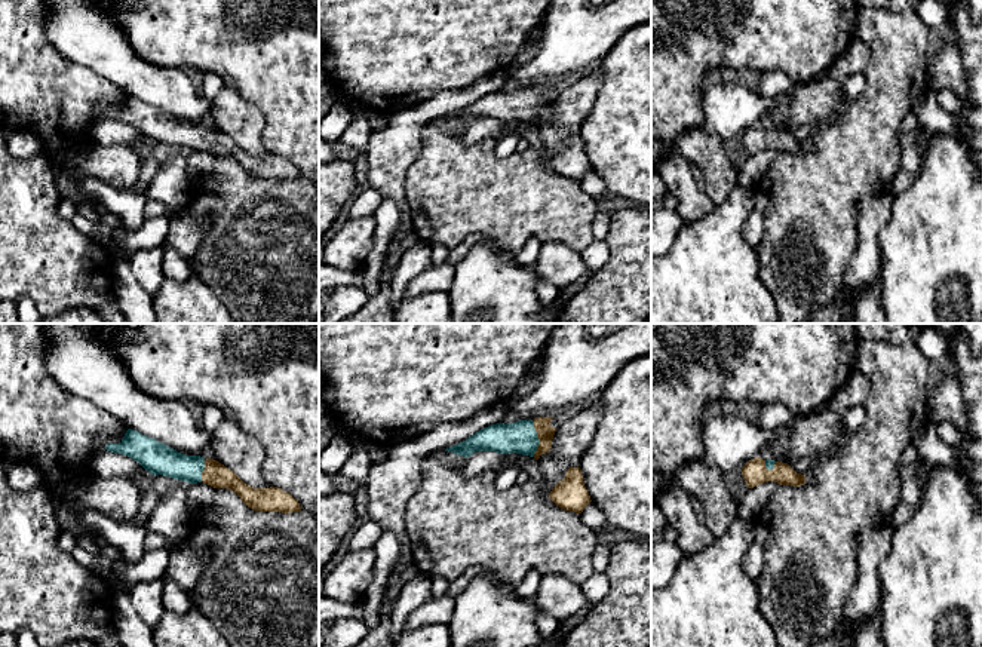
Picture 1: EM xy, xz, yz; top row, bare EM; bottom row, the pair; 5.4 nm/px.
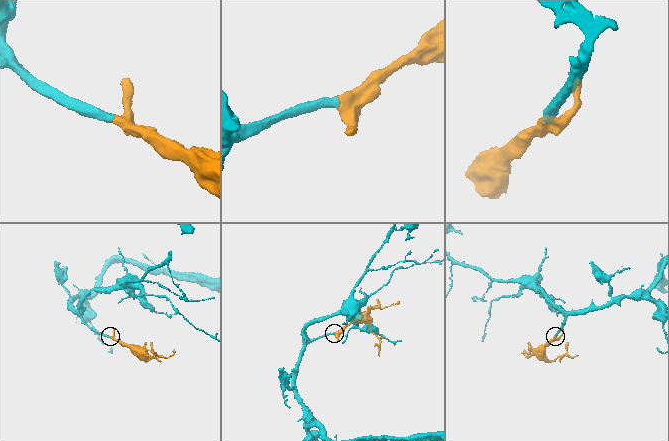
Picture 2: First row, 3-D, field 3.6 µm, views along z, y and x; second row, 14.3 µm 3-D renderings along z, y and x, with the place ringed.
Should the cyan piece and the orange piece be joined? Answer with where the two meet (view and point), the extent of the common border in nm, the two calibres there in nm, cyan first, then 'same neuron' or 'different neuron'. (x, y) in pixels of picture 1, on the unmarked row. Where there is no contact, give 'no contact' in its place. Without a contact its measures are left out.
xz (537, 106) | 200 nm | 170/100 nm | same neuron

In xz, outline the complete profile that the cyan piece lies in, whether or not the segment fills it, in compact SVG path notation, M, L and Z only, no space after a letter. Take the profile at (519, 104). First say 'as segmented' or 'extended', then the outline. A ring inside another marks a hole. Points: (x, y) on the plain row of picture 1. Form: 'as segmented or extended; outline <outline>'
extended; outline M538 85L534 88L519 88L515 91L497 91L481 96L466 108L446 116L457 123L470 125L476 119L495 119L500 122L518 120L540 126L552 116L556 99L550 93L553 85Z

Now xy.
extended; outline M128 96L119 111L107 111L105 117L132 125L151 142L231 157L248 175L258 180L289 181L301 178L298 168L282 156L254 156L214 126L205 128L200 123L181 122L166 111L134 96Z

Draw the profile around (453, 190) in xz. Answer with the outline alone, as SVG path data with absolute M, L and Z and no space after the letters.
M442 117L429 122L420 129L418 156L405 172L405 199L411 211L414 231L420 240L442 243L451 249L464 237L478 234L491 237L503 249L515 255L530 239L561 242L576 251L584 249L595 240L592 226L596 215L596 203L583 191L580 181L556 174L540 150L531 147L506 159L495 156L497 139L491 137L467 147L461 141L467 128L469 125Z

